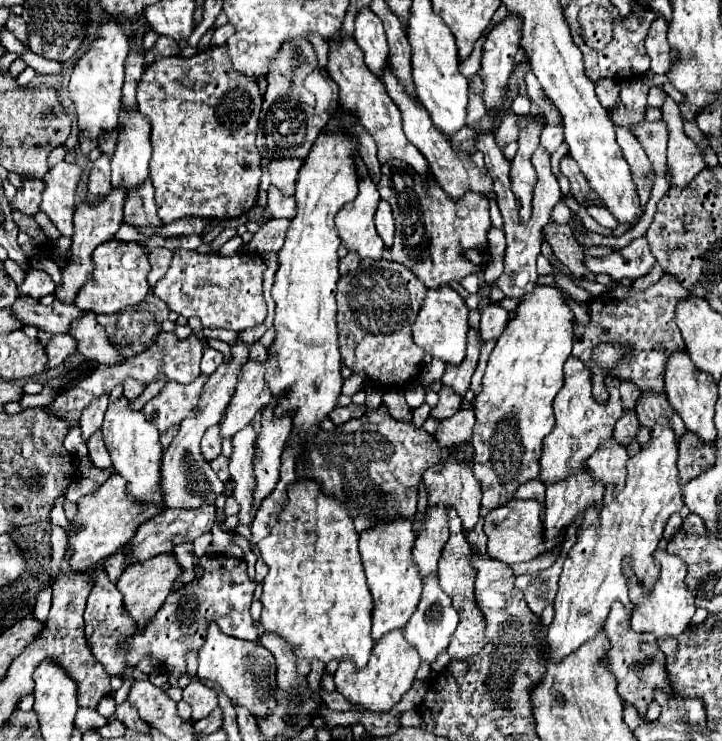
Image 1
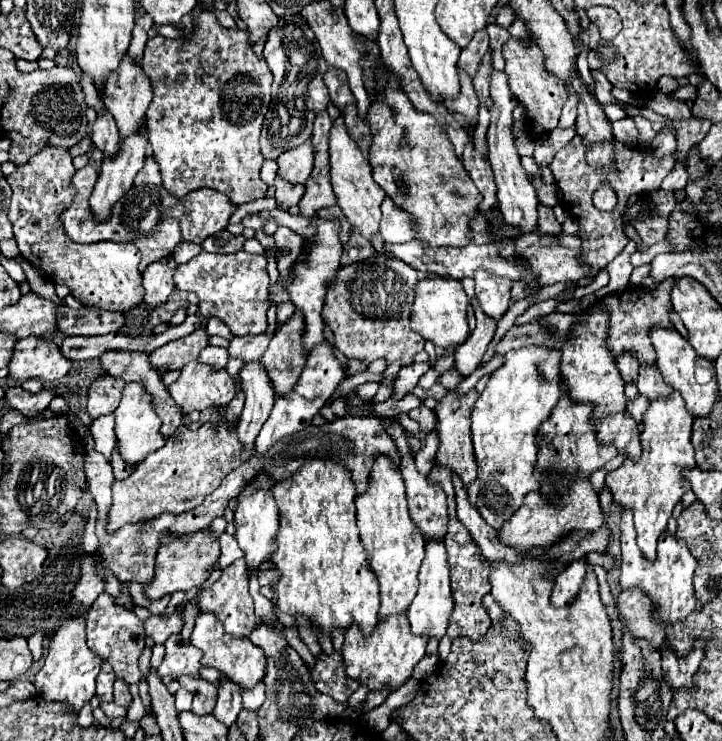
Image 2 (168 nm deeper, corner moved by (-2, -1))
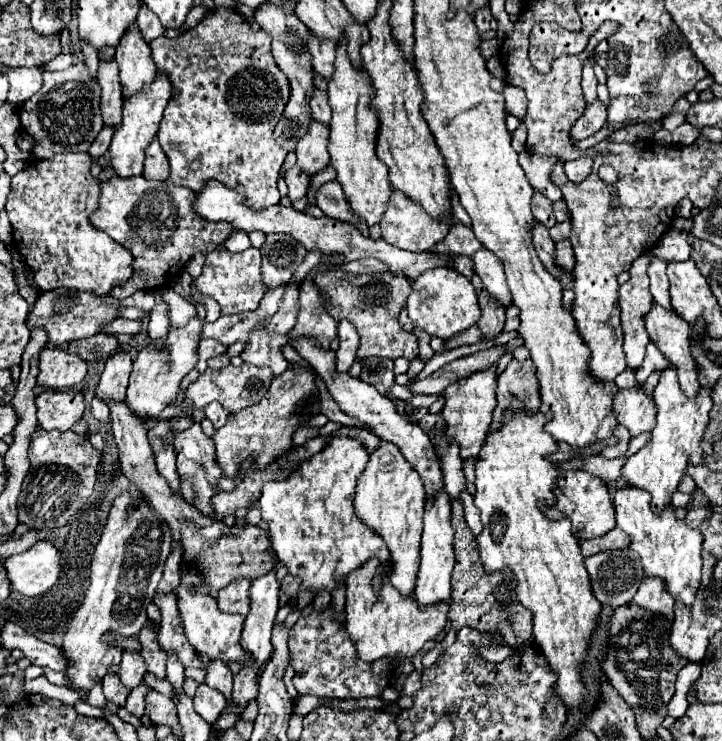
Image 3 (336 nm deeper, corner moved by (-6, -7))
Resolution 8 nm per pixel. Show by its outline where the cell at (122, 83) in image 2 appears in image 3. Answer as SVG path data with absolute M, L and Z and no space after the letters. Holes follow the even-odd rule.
M132 24L132 32L124 36L120 48L116 48L116 58L120 68L120 84L124 92L124 100L138 94L144 86L148 86L156 76L156 66L150 56L150 46L140 40L140 32L136 32L136 24Z

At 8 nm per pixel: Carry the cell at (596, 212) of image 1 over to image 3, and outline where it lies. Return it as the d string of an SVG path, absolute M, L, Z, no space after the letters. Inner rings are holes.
M644 252L630 268L630 280L620 286L620 310L624 328L624 354L632 370L638 370L644 360L646 344L650 342L644 328L644 314L652 308L652 296L648 292L648 266L652 262L652 252Z

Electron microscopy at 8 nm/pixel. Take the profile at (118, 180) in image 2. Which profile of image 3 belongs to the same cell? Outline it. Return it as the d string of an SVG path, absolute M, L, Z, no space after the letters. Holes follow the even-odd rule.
M156 74L156 80L152 84L148 84L148 88L144 88L144 92L140 92L140 96L134 96L132 100L124 102L124 124L120 126L120 132L114 132L114 138L112 138L112 144L110 144L110 150L108 150L112 168L118 176L132 178L132 176L142 174L144 152L158 132L162 112L164 112L168 100L170 100L170 92L172 92L170 80L164 74Z

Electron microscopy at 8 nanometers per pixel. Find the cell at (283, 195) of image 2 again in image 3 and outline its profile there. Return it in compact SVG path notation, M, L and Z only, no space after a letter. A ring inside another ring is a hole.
M292 168L292 170L288 170L286 172L286 176L284 176L284 180L286 180L286 184L288 184L288 198L290 198L290 202L296 202L296 200L300 200L300 198L304 198L306 196L306 190L308 190L308 176L304 176L304 172L300 172L300 168Z

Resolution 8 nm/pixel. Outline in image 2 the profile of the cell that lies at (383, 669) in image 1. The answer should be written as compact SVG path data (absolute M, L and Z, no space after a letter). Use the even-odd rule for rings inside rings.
M394 614L392 618L378 620L376 630L372 630L370 636L360 634L360 630L352 626L352 630L346 630L344 634L344 648L342 648L346 674L358 680L362 686L368 686L370 690L380 690L384 686L396 690L410 678L412 668L424 658L428 640L430 638L416 636L410 632L406 614L398 614L398 616Z

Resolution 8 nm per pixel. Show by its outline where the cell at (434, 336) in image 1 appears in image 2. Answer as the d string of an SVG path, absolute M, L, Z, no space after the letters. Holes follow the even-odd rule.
M434 276L434 278L418 280L412 314L410 314L412 330L418 332L420 336L432 340L436 346L442 346L442 348L460 346L468 338L468 320L466 320L468 306L470 306L470 300L468 300L460 280L454 280L450 276L446 276L446 278Z

